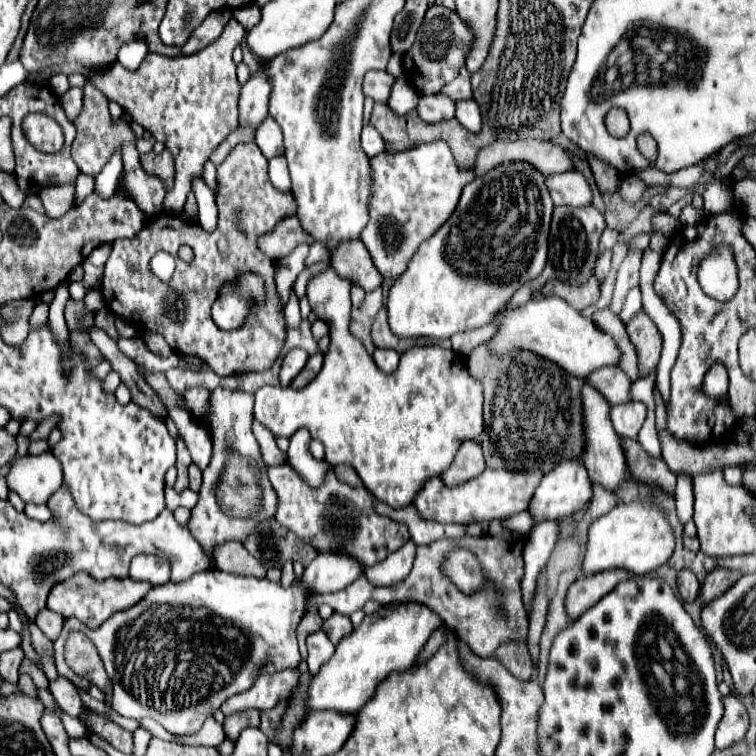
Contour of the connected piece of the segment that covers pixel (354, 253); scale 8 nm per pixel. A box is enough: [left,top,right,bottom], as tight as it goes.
[330,240,382,292]

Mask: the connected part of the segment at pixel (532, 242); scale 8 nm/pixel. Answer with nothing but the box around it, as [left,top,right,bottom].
[386,162,554,340]

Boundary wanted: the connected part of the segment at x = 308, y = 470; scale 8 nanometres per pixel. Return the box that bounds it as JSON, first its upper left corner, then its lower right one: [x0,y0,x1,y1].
[288,428,334,488]

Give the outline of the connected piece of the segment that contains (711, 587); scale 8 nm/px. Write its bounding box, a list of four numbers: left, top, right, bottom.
[700,570,740,606]

